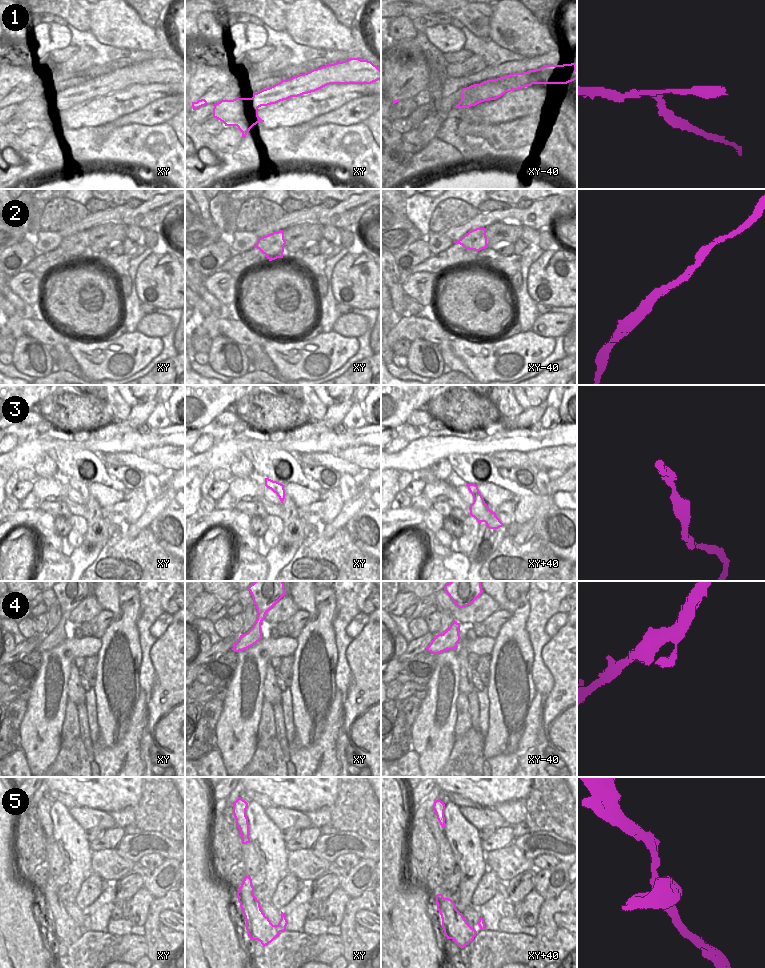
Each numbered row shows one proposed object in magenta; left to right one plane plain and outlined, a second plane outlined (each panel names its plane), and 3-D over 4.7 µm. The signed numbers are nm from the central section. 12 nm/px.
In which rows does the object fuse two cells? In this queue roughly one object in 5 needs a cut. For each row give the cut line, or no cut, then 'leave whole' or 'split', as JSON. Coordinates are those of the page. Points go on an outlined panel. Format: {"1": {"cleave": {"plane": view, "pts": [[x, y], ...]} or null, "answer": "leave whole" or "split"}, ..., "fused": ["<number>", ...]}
{"1": {"cleave": {"plane": "xy", "pts": [[257, 108], [247, 112], [236, 125]]}, "answer": "split"}, "2": {"cleave": null, "answer": "leave whole"}, "3": {"cleave": null, "answer": "leave whole"}, "4": {"cleave": null, "answer": "leave whole"}, "5": {"cleave": null, "answer": "leave whole"}, "fused": ["1"]}

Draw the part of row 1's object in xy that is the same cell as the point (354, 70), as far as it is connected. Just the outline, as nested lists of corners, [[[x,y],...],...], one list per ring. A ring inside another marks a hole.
[[[350,58],[328,64],[253,93],[252,98],[221,100],[213,104],[213,116],[225,126],[237,126],[247,113],[261,106],[315,92],[330,84],[371,84],[381,79],[381,70],[371,61]]]

